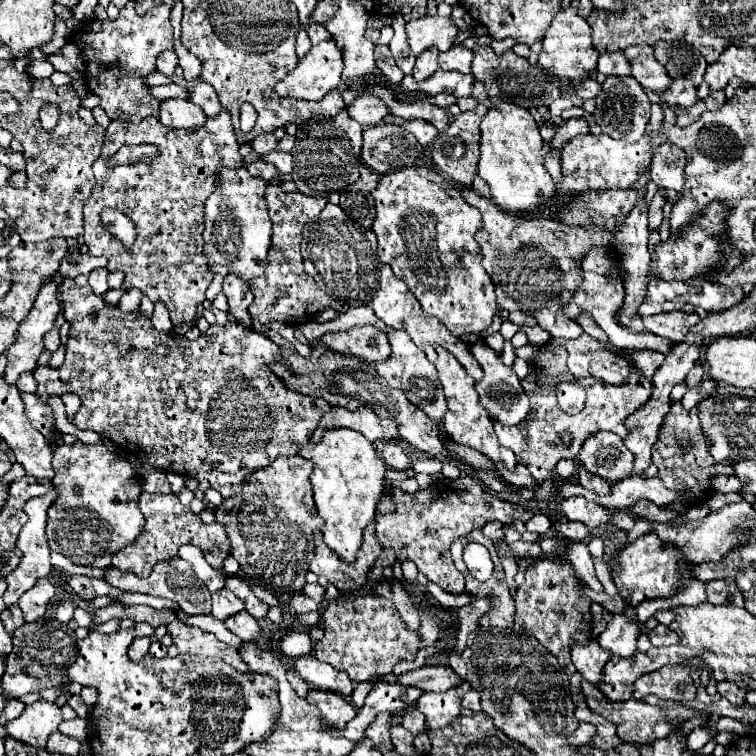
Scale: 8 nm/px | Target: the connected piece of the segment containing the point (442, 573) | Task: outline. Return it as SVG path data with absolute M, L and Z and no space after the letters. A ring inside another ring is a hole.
M462 470L458 480L442 478L418 492L402 492L400 488L388 488L390 498L394 502L394 512L380 514L376 518L376 538L384 548L392 548L396 552L396 562L412 560L418 570L434 584L444 588L446 592L460 594L464 592L464 574L456 570L450 558L450 544L470 534L472 530L480 530L486 522L498 520L504 524L512 524L520 520L518 504L506 502L490 494L472 472Z

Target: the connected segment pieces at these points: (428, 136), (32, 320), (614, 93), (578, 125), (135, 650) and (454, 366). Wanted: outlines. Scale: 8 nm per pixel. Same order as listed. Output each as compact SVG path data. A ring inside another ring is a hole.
M388 114L388 116L384 118L384 122L392 122L392 124L404 126L406 130L410 130L410 132L418 138L418 142L420 142L422 146L430 144L430 142L434 140L434 136L436 136L436 128L434 128L432 124L428 124L428 122L422 122L422 120L410 120L410 122L406 122L406 120L398 118L398 116Z
M46 278L46 280L44 280L44 286L42 286L42 290L38 292L38 298L36 298L36 302L34 302L34 306L32 306L28 318L24 318L24 320L20 322L20 328L18 328L18 334L16 334L16 342L6 348L4 354L8 356L8 364L6 364L4 380L6 380L8 384L16 384L16 380L18 380L20 374L30 372L30 370L34 370L34 368L38 366L38 356L40 356L40 352L44 350L44 334L54 328L56 316L58 316L58 312L62 310L62 308L60 308L60 300L58 300L58 296L56 296L56 288L58 288L56 278Z
M608 76L602 84L602 94L596 98L596 110L594 120L612 138L622 138L626 142L638 142L638 138L644 134L646 124L650 120L650 100L640 86L640 82L632 76Z
M570 118L570 120L566 120L556 130L556 136L552 140L552 150L562 150L564 144L568 144L572 138L576 138L580 134L586 134L586 132L590 132L586 120L582 120L582 118Z
M134 638L134 642L130 644L130 650L128 650L128 656L138 662L146 656L148 652L148 646L150 646L150 638Z
M436 348L438 352L438 360L436 360L436 370L438 370L438 378L440 378L440 384L444 388L444 394L446 394L446 402L448 402L448 412L446 416L442 418L442 426L444 426L444 432L448 434L448 438L452 442L458 442L458 444L466 444L474 450L478 450L480 454L484 454L488 460L496 462L496 460L502 460L506 470L514 470L516 468L516 458L512 454L512 450L500 446L496 434L494 434L494 428L492 428L492 420L488 418L488 412L484 410L484 406L480 404L480 398L476 394L476 388L474 388L474 380L466 374L466 370L462 368L460 362L456 362L456 358L444 350L444 348Z

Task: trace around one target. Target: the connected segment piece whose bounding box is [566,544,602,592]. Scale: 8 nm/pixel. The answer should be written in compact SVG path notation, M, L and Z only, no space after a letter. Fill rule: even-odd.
M572 544L570 548L566 548L566 556L572 560L576 576L582 580L582 584L594 592L602 592L602 584L594 574L594 564L586 544Z

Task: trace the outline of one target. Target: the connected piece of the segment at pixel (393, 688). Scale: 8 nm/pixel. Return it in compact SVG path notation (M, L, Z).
M376 682L372 692L368 694L364 706L356 714L356 718L352 722L348 722L344 730L334 728L332 734L340 734L352 742L358 742L364 738L364 730L374 720L376 714L406 712L408 708L414 706L414 702L420 696L422 696L422 690L416 686L404 686L398 682Z

